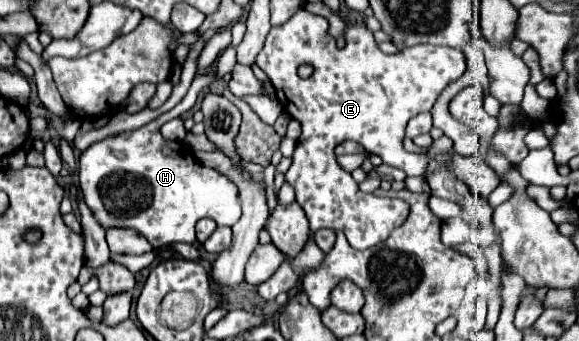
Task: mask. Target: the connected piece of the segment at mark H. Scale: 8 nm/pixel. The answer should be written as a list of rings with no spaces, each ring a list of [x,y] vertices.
[[[197,75],[187,91],[187,95],[183,97],[183,101],[179,105],[175,105],[171,111],[159,115],[157,119],[153,119],[151,123],[133,129],[133,131],[125,131],[119,133],[115,137],[107,137],[99,143],[93,143],[85,153],[81,153],[79,157],[79,189],[83,193],[83,201],[85,205],[89,205],[89,209],[93,209],[93,215],[97,217],[97,223],[103,229],[111,229],[111,227],[131,227],[137,229],[155,249],[159,247],[167,247],[171,243],[194,243],[193,229],[199,219],[209,217],[213,219],[219,227],[231,227],[237,223],[237,219],[241,217],[241,203],[239,203],[239,193],[237,187],[221,173],[217,173],[215,169],[203,167],[199,161],[195,161],[191,157],[191,149],[187,143],[183,141],[167,141],[159,129],[163,123],[167,123],[173,117],[183,115],[187,109],[191,109],[197,101],[199,91],[203,91],[205,87],[209,87],[211,83],[211,75]]]

